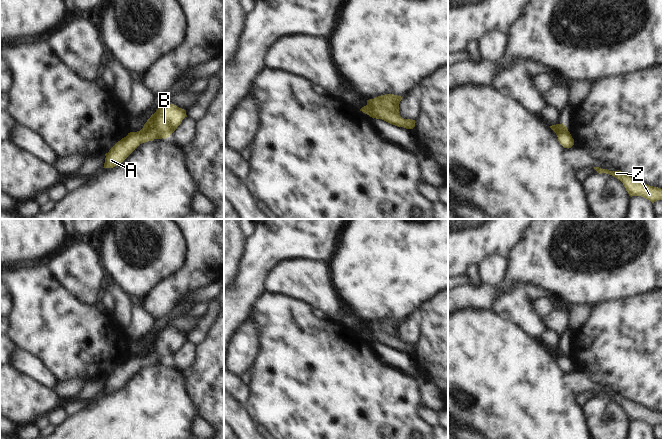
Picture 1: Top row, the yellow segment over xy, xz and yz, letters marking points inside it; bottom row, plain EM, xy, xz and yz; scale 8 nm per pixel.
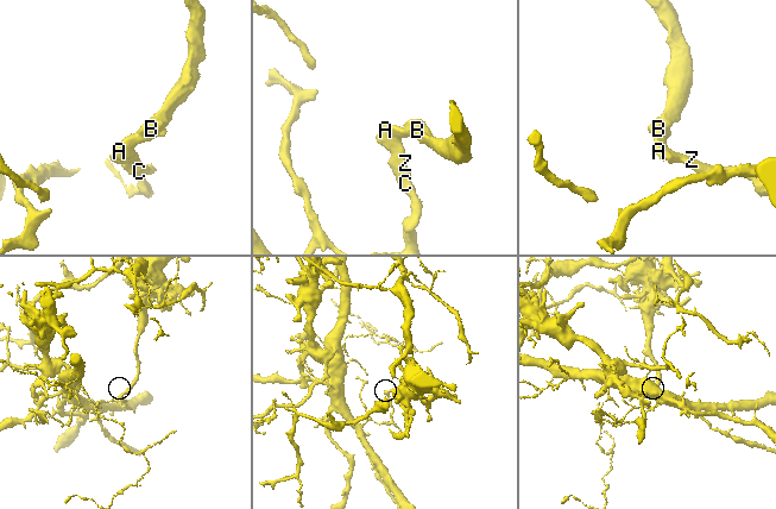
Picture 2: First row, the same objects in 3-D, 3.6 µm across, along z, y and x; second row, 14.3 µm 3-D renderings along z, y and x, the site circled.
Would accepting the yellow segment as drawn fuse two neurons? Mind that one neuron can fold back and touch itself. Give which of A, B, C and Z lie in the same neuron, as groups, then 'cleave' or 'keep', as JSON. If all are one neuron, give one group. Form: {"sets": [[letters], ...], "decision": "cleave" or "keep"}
{"sets": [["A", "C", "Z"], ["B"]], "decision": "cleave"}

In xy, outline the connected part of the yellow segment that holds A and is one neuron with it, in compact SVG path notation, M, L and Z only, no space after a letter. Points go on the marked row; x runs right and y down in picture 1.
M141 129L137 132L128 133L105 154L103 168L113 168L121 164L140 144L162 138L164 137L160 136L155 130L145 131Z

